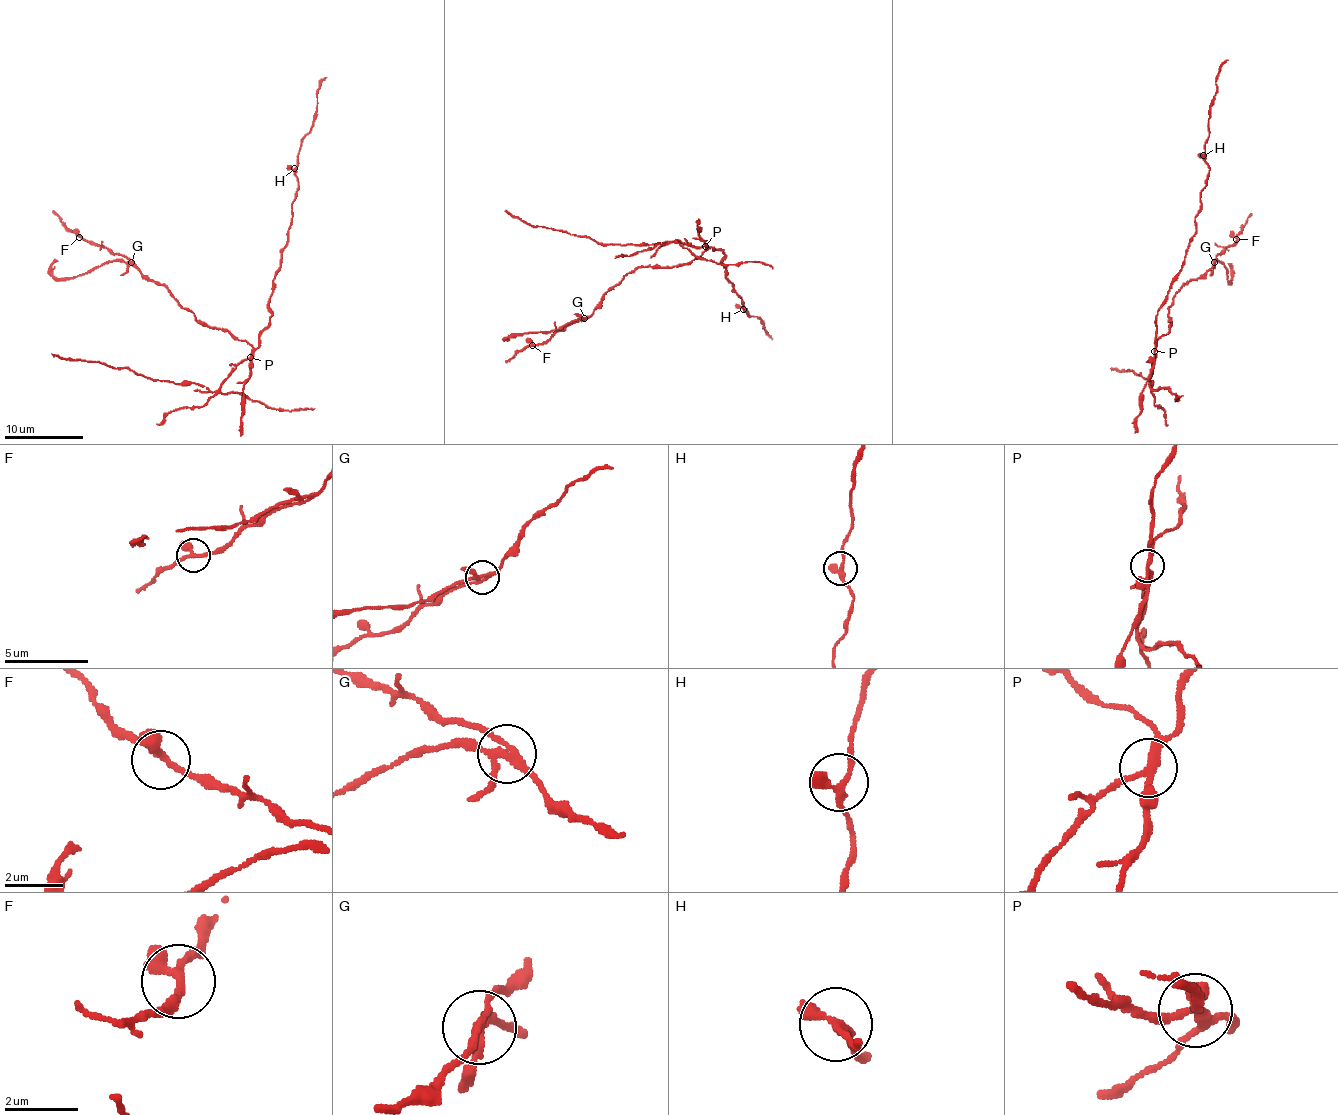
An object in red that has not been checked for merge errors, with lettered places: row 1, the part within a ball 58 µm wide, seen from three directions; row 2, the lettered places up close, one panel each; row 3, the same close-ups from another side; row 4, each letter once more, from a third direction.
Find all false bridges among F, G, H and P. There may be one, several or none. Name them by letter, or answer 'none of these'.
G, P

